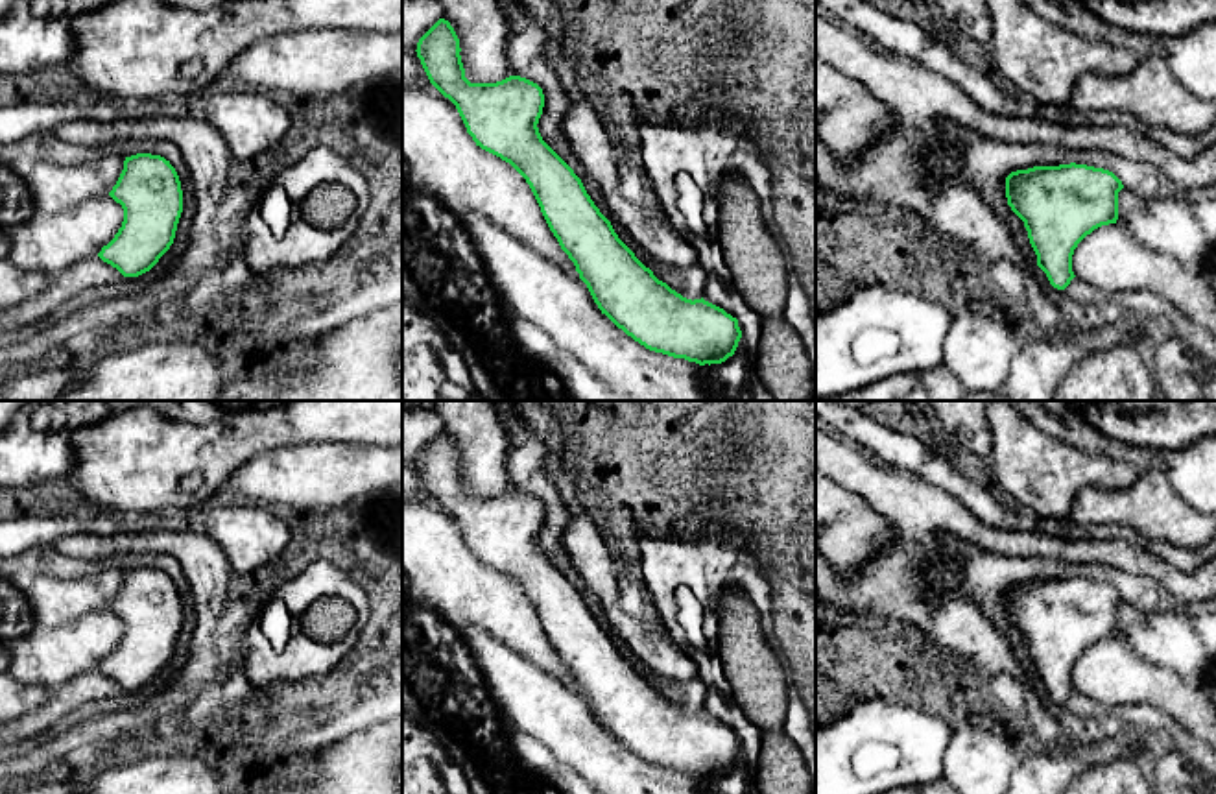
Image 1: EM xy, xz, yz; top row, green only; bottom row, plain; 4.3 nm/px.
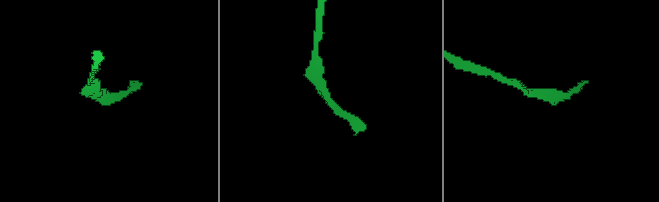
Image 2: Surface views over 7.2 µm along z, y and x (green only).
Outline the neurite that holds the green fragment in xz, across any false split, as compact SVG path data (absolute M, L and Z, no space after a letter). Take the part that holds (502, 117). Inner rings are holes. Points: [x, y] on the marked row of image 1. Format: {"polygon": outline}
{"polygon": "M445 18L419 39L415 52L430 83L456 105L476 146L509 162L526 179L550 231L574 262L602 314L655 353L699 366L721 364L734 355L742 338L738 319L703 297L686 299L659 281L618 238L574 170L542 140L537 124L544 94L537 83L520 76L496 83L471 83L465 78L459 39Z"}

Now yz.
{"polygon": "M1087 164L1033 166L1006 177L1006 198L1024 222L1037 266L1065 290L1076 277L1072 255L1094 229L1118 220L1122 181Z"}

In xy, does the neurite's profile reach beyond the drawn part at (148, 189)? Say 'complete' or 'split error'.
complete

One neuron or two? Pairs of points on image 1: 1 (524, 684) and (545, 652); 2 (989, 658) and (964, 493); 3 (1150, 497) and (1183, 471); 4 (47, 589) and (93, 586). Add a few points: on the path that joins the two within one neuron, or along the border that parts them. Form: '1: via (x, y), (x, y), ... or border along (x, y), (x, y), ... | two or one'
1: border along (499, 639), (572, 687) | two
2: border along (929, 482), (954, 495), (986, 525), (1002, 529) | two
3: border along (1141, 471), (1159, 469), (1170, 486), (1196, 510) | two
4: via (58, 589), (82, 589) | one

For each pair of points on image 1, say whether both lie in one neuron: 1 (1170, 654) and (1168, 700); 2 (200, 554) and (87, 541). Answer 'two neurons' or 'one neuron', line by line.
1: two neurons
2: one neuron

